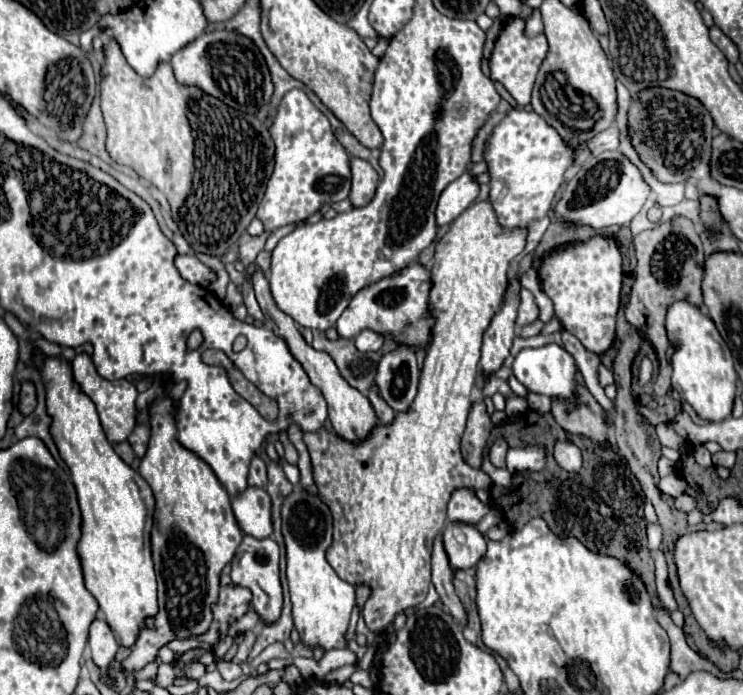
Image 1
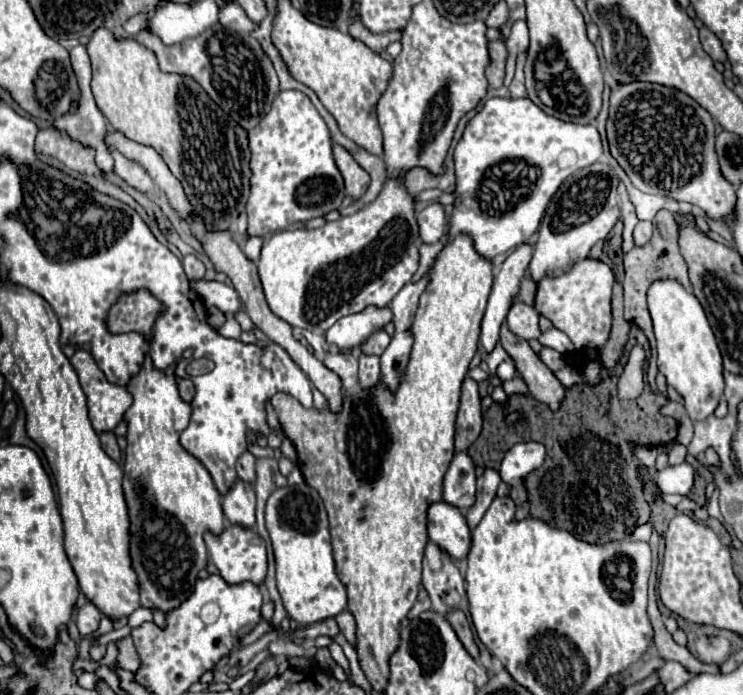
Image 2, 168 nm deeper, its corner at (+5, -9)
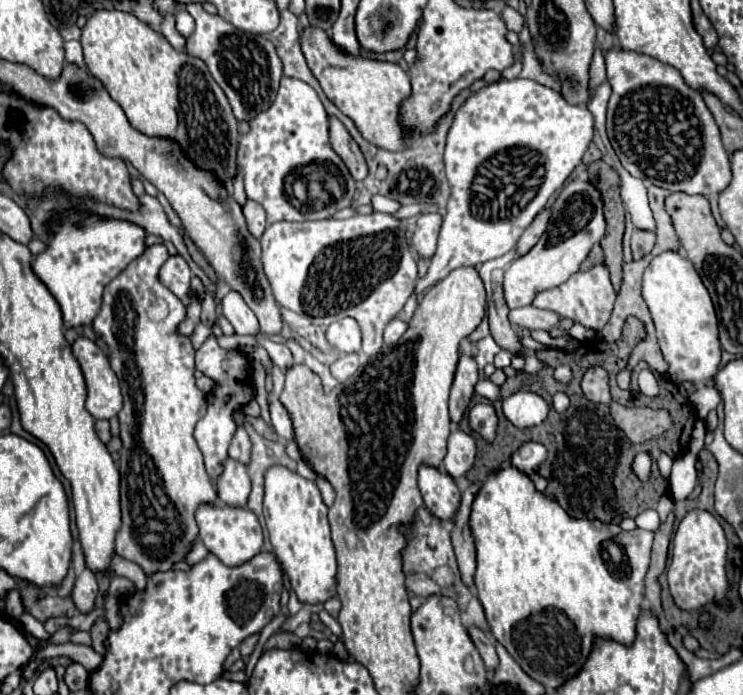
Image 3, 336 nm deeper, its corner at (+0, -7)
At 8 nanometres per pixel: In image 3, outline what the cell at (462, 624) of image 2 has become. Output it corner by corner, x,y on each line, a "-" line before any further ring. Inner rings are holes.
470,625
470,627
468,627
468,633
470,633
470,637
472,637
472,641
474,641
480,657
484,659
486,669
496,669
496,665
498,665
498,655
496,655
496,649
494,649
494,645
492,645
492,639
490,639
482,629
478,629
476,625

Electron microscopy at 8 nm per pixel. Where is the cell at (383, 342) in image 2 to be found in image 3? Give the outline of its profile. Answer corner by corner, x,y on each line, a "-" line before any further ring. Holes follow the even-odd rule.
392,319
384,329
384,341
388,345
394,345
404,335
406,329
408,329
408,323
404,323
402,319

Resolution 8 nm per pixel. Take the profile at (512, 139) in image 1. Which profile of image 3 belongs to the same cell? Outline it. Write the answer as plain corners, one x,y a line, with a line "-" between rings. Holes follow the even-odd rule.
530,79
496,81
478,91
472,91
462,107
456,111
452,127
448,129
444,165
450,181
450,201
446,205
444,223
440,229
438,249
430,261
426,277
416,281
416,293
420,295
434,281
444,279
458,267
478,267
488,259
502,257
516,247
522,231
532,219
546,207
548,199
564,185
574,167
582,161
594,135
594,117
582,105
572,105
560,97
558,91
544,87
-
472,207
480,207
482,215
476,215

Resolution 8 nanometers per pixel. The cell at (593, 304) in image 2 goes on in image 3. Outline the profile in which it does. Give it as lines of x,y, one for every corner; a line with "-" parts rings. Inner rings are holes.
596,265
588,271
582,273
574,273
566,283
550,289
550,291
542,291
536,295
536,299
532,301
532,307
538,309
550,309
554,313
558,313
560,317
568,317
576,323
582,323
588,329
600,331
612,313
614,307
614,299
616,299
616,291
610,283
610,273
606,269
606,265

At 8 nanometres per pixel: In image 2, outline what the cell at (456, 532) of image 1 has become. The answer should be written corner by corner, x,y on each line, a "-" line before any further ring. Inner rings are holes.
445,501
429,507
429,539
447,555
463,561
471,549
471,531
465,515

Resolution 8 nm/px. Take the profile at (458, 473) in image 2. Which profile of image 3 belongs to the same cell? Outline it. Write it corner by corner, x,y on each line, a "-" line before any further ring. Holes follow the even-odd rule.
454,429
448,437
448,453
442,461
444,471
450,473
454,479
462,477
472,467
474,455
476,455
474,437
460,429

